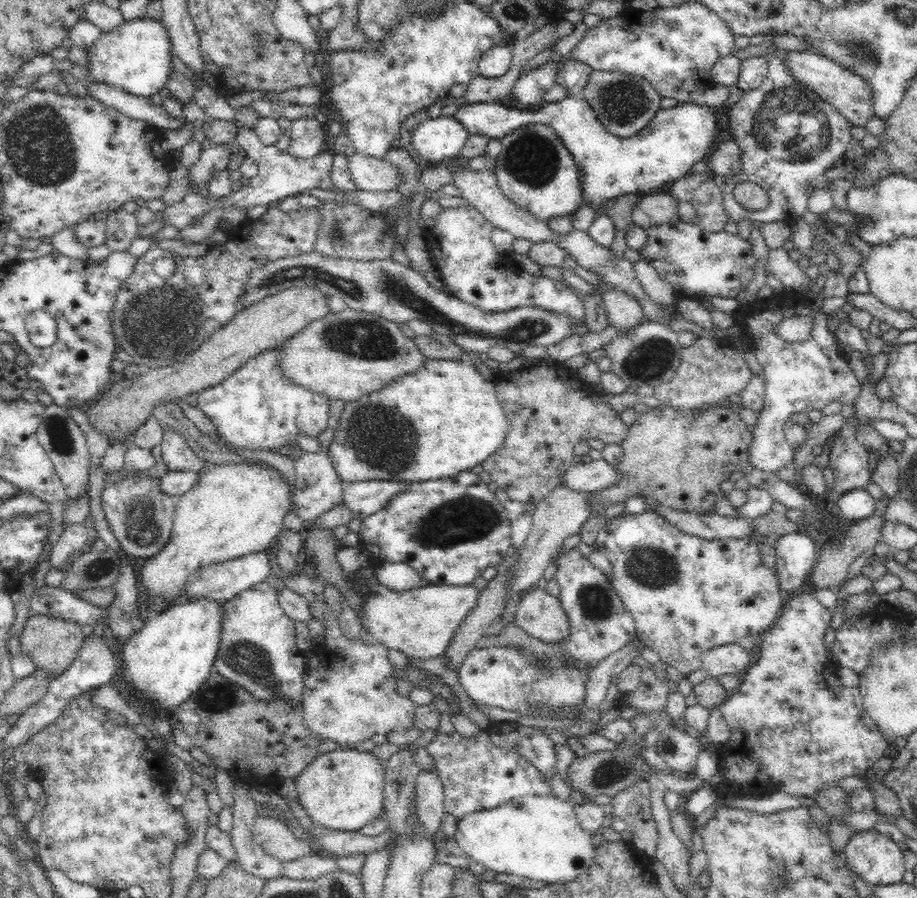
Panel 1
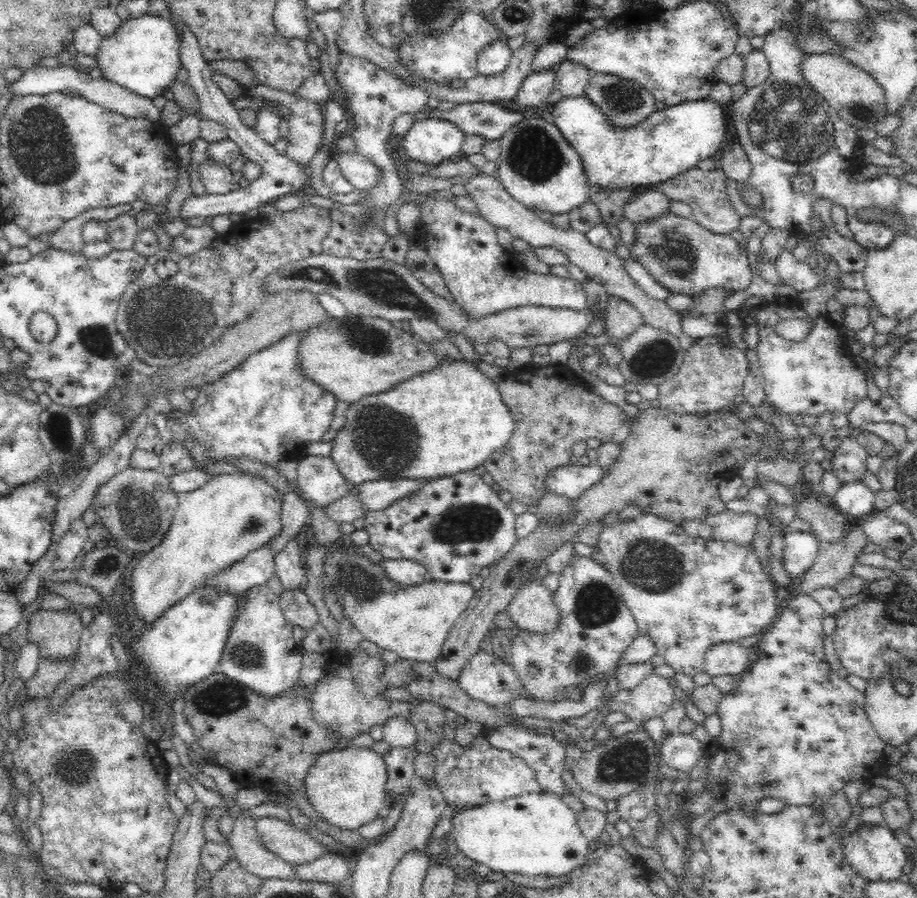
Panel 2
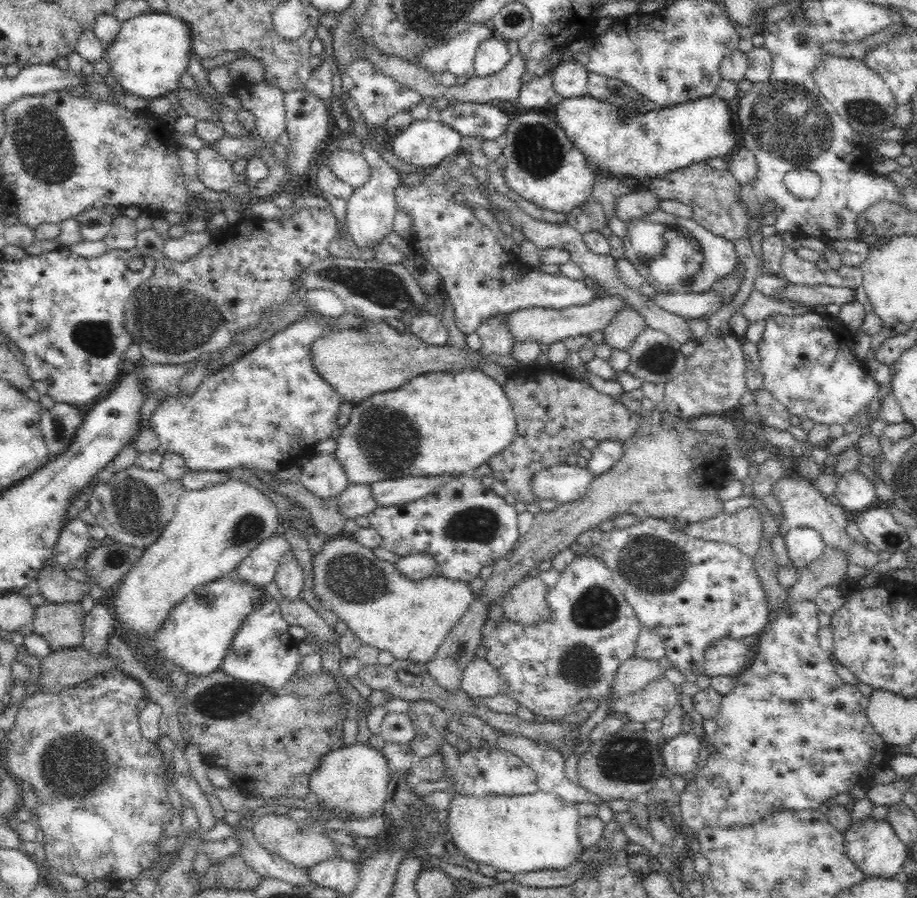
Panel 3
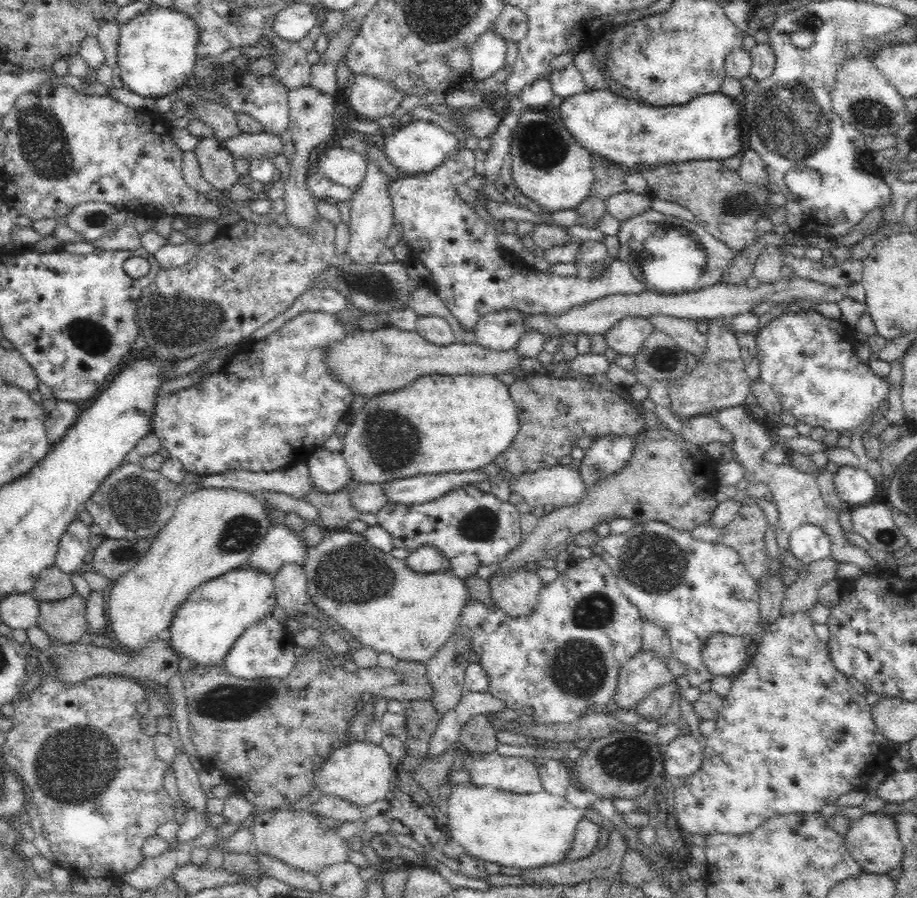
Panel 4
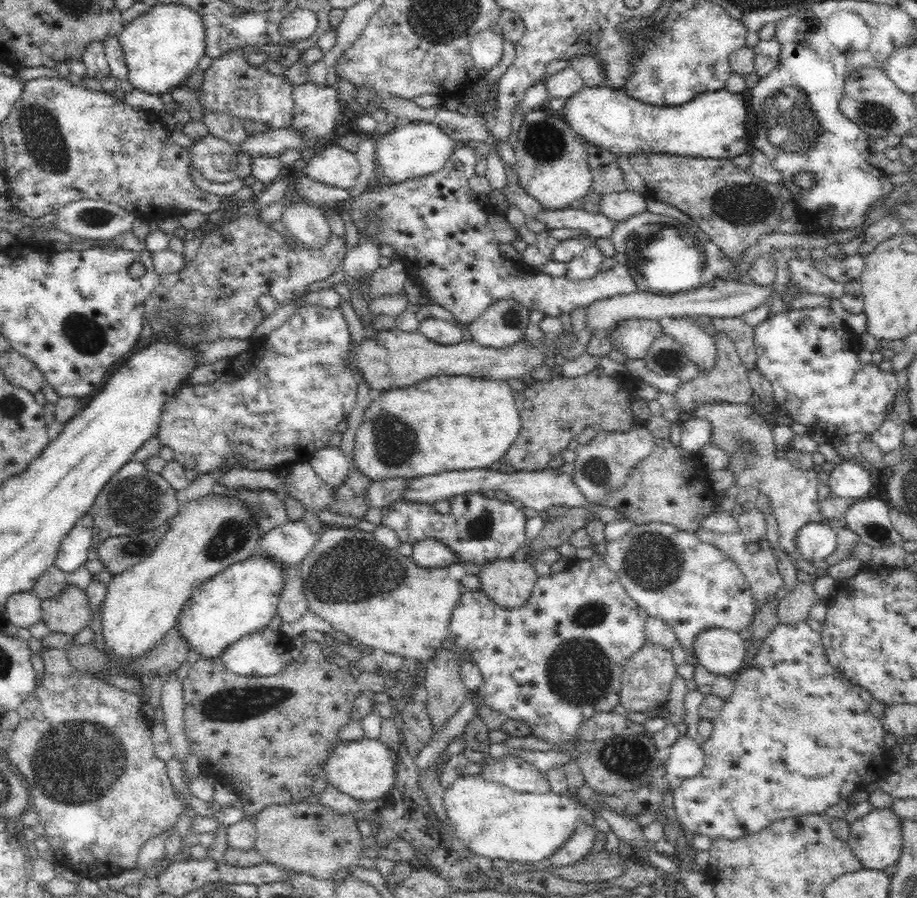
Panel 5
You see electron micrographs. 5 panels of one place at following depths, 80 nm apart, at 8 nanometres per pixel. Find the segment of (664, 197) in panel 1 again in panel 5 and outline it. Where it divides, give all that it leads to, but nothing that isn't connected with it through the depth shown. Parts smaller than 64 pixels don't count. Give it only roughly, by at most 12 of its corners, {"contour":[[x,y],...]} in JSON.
{"contour":[[602,195],[599,213],[614,222],[647,211],[646,196]]}

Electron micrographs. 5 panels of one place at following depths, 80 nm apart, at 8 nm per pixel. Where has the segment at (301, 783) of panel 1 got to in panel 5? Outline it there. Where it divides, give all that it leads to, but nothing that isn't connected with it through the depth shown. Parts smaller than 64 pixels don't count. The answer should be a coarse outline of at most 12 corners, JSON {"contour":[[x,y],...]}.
{"contour":[[379,739],[339,743],[325,778],[360,801],[384,798],[395,781]]}

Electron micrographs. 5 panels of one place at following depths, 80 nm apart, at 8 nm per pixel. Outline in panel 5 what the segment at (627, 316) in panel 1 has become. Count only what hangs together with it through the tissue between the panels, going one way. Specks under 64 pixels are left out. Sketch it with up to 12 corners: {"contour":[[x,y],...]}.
{"contour":[[627,319],[608,337],[614,349],[644,360],[663,334],[656,320]]}

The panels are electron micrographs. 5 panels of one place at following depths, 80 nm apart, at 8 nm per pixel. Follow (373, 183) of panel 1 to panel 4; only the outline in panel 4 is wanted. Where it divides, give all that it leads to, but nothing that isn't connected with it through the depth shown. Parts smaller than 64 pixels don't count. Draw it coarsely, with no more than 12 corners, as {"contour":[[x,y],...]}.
{"contour":[[327,144],[313,172],[349,189],[363,181],[359,153]]}

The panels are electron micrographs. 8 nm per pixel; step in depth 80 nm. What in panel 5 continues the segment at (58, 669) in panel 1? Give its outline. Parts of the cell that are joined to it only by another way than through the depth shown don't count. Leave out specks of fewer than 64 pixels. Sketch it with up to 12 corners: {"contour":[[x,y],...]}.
{"contour":[[71,583],[45,599],[43,622],[72,638],[88,626],[93,608]]}

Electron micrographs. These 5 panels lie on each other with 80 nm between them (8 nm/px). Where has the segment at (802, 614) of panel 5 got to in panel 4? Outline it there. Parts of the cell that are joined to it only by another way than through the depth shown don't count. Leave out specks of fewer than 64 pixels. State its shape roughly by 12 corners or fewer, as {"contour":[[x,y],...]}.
{"contour":[[832,557],[808,564],[787,586],[781,615],[808,613],[835,580]]}

